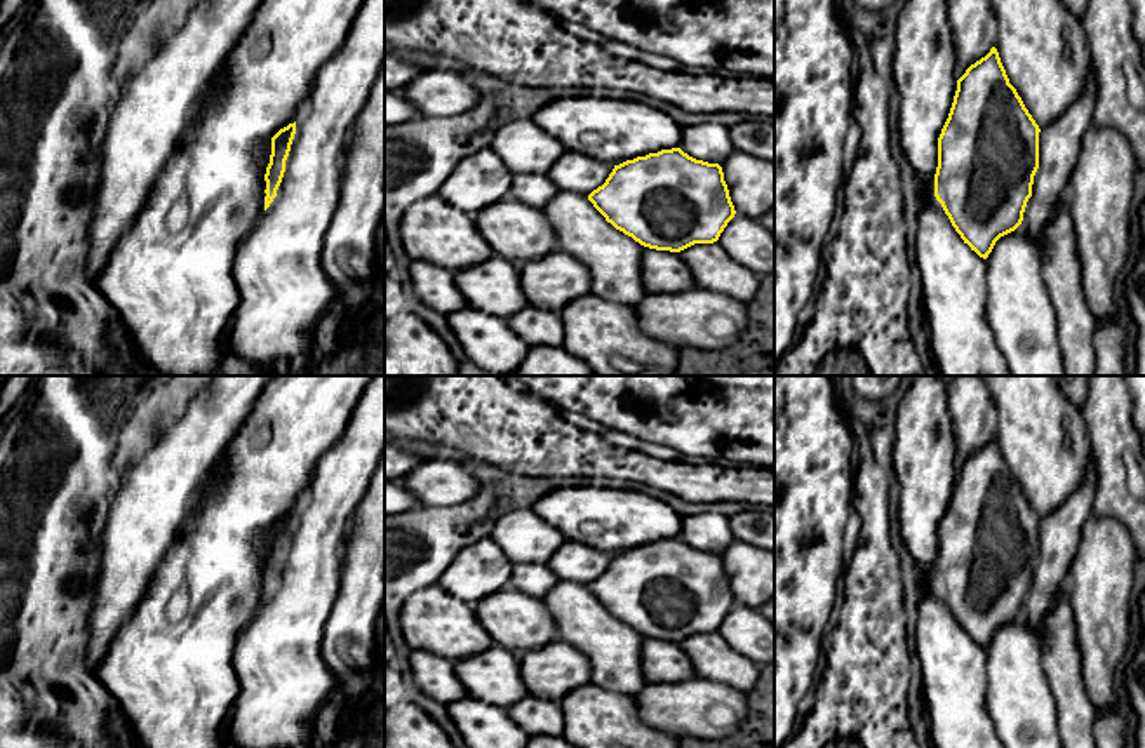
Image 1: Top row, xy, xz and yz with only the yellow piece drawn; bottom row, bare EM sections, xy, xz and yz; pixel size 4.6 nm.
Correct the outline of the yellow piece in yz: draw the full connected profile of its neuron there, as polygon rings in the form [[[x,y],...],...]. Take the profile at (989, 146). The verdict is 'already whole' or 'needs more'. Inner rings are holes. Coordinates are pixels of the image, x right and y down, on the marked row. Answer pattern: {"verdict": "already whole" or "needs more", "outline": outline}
{"verdict": "already whole", "outline": [[[995,47],[957,80],[948,118],[938,137],[934,197],[964,244],[987,259],[995,242],[1014,231],[1032,197],[1039,169],[1039,125],[1009,83]]]}

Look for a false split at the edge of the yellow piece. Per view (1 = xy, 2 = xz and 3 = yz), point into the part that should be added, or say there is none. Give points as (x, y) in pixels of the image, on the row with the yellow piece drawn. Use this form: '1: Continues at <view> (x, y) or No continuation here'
1: No continuation here
2: No continuation here
3: No continuation here

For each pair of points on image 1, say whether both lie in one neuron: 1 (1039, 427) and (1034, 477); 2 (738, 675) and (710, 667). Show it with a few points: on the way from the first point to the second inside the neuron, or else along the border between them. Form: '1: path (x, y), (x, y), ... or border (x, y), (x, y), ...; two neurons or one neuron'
1: path (1039, 439), (1039, 465); one neuron
2: path (731, 668), (717, 667); one neuron

